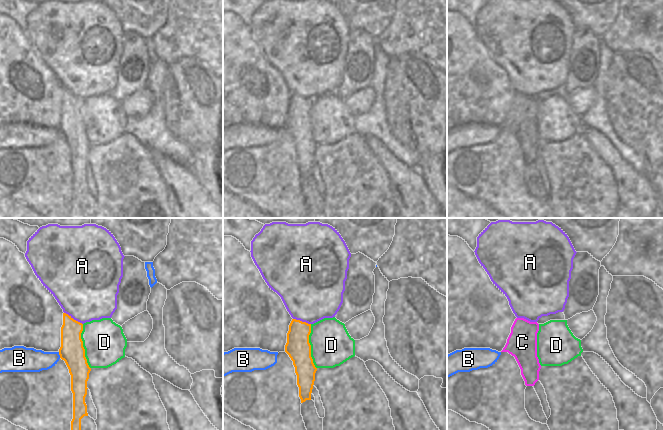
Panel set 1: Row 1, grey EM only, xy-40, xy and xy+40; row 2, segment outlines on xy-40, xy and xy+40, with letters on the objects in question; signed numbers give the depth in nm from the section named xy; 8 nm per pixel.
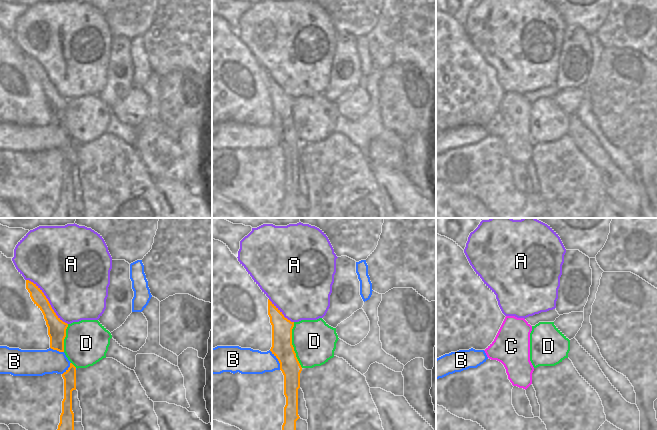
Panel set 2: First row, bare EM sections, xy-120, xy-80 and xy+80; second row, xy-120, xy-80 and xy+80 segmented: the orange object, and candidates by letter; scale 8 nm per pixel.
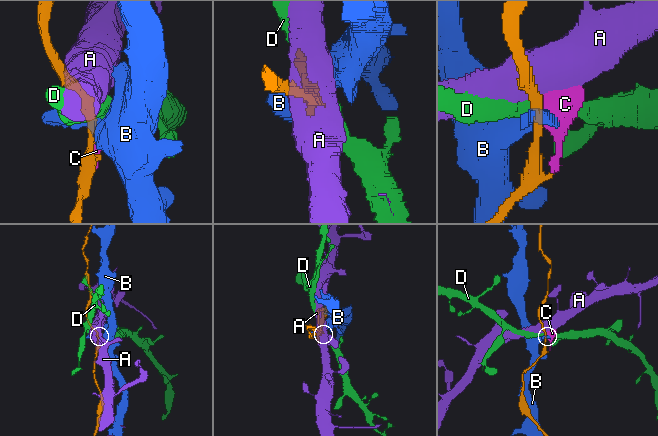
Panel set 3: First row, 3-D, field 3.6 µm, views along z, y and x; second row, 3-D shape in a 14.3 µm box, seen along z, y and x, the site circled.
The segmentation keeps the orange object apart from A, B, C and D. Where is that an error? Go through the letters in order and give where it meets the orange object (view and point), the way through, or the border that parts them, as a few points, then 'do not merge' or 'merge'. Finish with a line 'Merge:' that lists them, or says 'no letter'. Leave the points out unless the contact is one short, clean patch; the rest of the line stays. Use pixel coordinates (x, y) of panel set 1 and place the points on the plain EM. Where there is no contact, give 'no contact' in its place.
A: meets orange in xy-40 at (72, 94); do not merge
B: meets orange in xy-40 at (59, 130); border along xy-40 (58, 128), (60, 133); do not merge
C: no contact; merge
D: meets orange in xy-40 at (82, 122); border along xy-40 (82, 100), (82, 122), (86, 138), (90, 144); do not merge
Merge: C

